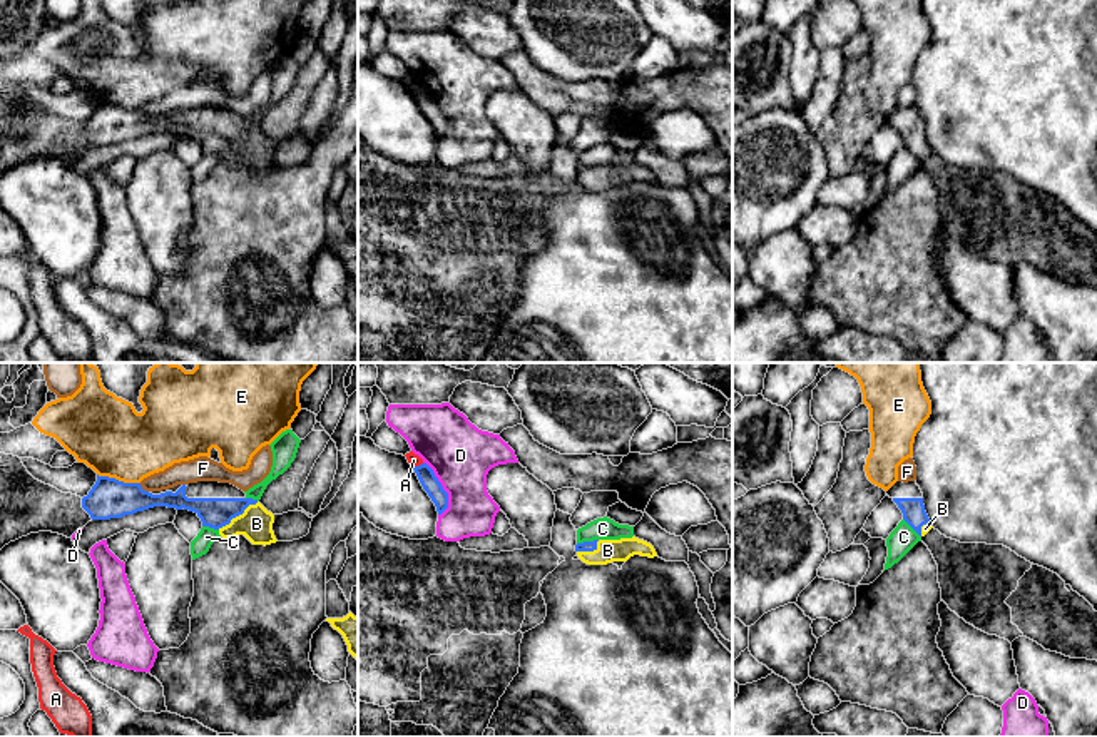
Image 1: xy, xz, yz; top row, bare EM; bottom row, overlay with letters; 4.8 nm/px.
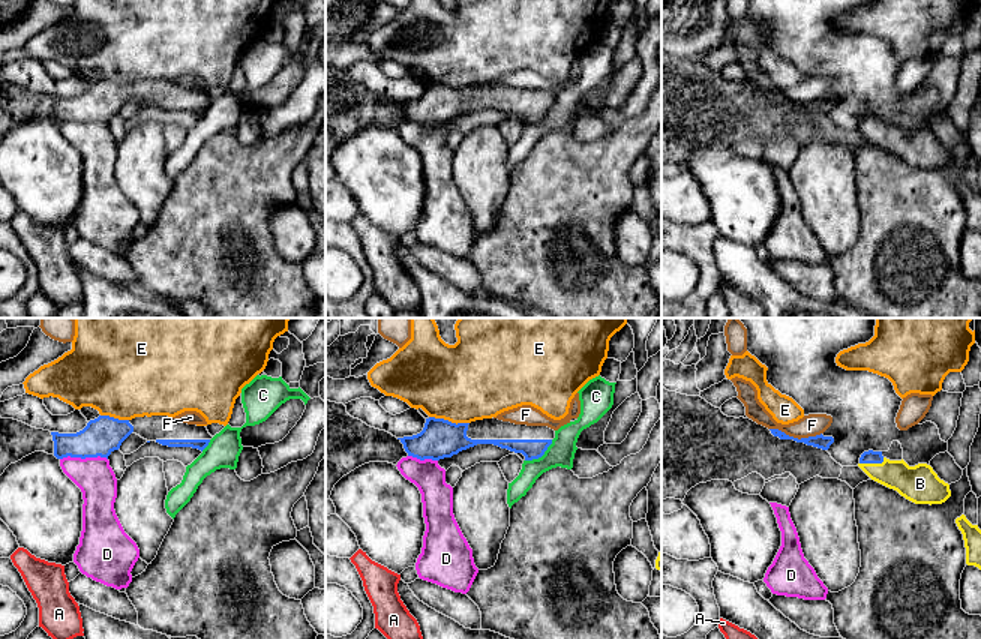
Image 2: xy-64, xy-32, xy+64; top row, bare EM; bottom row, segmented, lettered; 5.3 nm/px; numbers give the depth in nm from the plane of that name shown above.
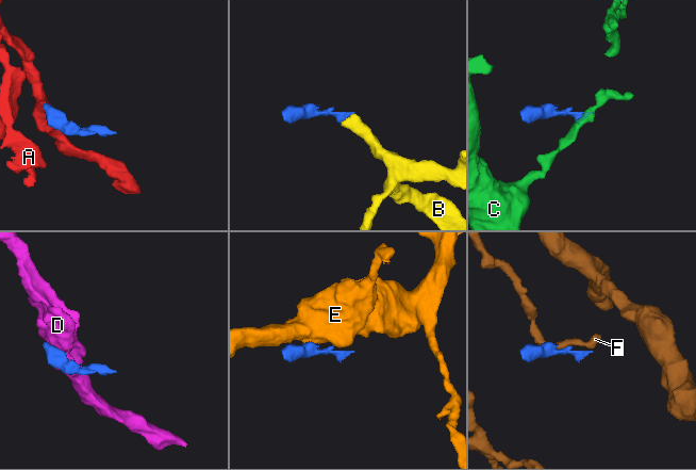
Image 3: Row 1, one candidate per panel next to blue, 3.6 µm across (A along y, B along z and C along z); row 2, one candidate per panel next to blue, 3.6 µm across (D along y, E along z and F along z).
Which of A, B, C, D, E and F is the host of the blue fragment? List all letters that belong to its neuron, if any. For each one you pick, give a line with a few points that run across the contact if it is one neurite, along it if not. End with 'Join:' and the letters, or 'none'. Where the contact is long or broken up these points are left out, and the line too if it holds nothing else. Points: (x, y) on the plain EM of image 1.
B: xy (214, 137), (238, 141), (256, 149)
Join: B

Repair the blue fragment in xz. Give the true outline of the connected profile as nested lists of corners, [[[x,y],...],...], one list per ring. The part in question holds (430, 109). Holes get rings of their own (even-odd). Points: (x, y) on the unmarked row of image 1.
[[[426,89],[415,92],[413,95],[423,115],[435,129],[438,140],[441,140],[448,134],[448,119],[443,115],[441,109],[438,107],[433,95]]]

